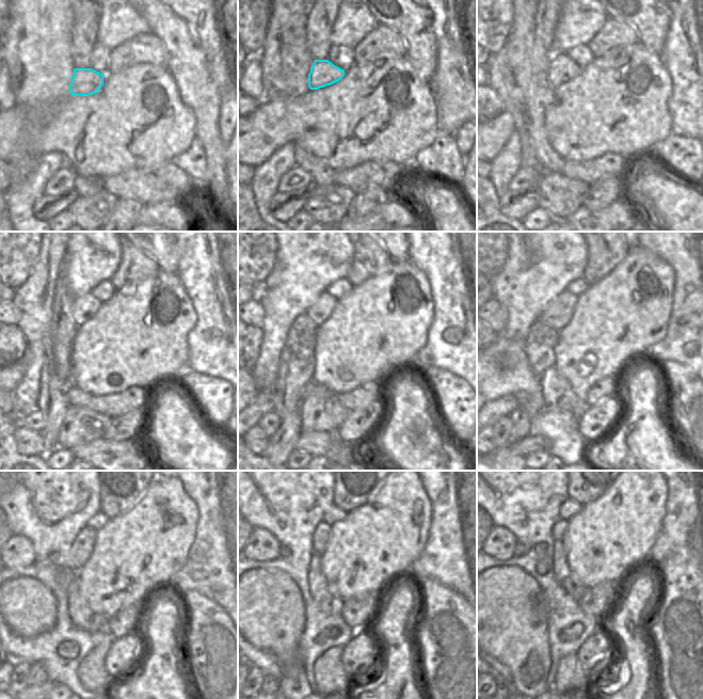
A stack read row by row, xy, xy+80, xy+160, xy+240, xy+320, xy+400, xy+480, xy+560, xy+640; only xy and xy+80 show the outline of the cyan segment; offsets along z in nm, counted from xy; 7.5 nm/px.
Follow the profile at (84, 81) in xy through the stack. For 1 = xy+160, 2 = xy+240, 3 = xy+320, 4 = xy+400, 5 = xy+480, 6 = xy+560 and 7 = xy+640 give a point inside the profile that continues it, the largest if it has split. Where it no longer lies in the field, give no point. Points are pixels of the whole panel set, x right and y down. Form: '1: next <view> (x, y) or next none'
1: next xy+160 (561, 68)
2: next xy+240 (85, 306)
3: next xy+320 (319, 312)
4: next xy+400 (557, 315)
5: next xy+480 (74, 557)
6: next xy+560 (321, 533)
7: next xy+640 (559, 527)

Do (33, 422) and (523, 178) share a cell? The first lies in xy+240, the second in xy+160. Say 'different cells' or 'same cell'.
same cell

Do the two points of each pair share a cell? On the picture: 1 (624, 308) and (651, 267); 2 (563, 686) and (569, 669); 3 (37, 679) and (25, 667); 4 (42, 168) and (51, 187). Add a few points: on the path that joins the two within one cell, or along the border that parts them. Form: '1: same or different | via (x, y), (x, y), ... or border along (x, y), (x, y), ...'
1: same | via (635, 296), (635, 277), (638, 271)
2: same | via (564, 682), (569, 673)
3: different | border along (31, 664), (31, 672), (26, 686)
4: different | border along (66, 163), (46, 183), (43, 193)

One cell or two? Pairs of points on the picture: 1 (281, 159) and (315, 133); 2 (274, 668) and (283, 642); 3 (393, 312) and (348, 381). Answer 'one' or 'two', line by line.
1: two
2: two
3: one

